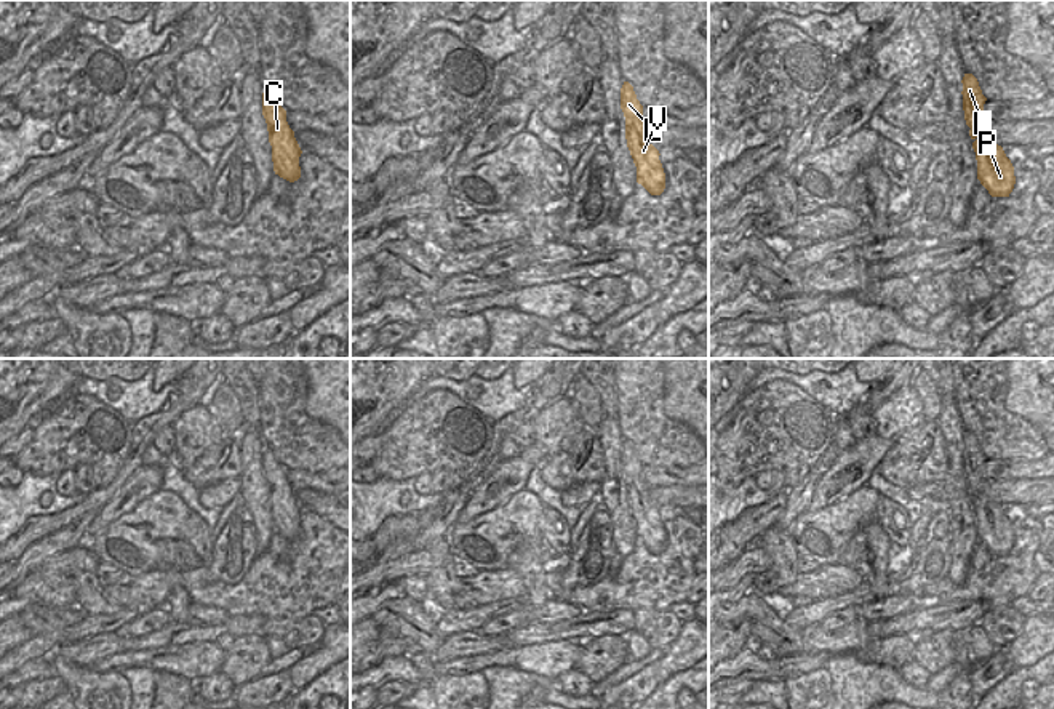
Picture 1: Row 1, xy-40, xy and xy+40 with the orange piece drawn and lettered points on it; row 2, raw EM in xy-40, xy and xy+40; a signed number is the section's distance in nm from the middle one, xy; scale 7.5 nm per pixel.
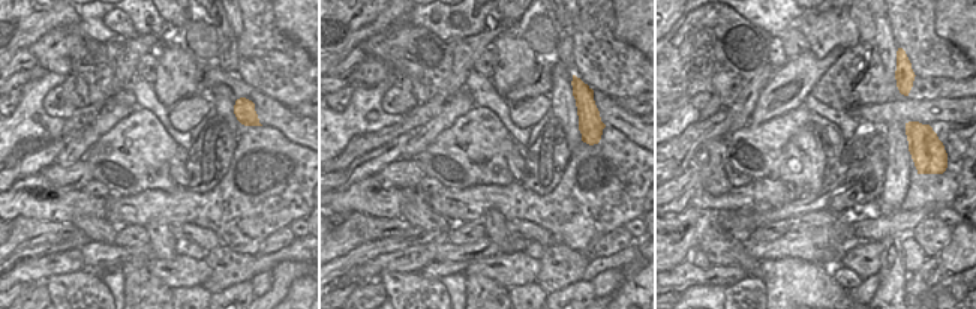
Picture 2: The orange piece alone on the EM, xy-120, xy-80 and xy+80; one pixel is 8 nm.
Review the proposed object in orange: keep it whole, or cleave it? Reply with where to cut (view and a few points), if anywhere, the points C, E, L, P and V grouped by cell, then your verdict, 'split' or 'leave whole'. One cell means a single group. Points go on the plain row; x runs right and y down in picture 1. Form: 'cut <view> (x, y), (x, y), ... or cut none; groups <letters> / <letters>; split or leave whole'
cut none; groups C E L P V; leave whole

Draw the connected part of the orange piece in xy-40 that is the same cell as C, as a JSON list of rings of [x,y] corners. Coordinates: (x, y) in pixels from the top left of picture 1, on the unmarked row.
[[[269,448],[262,451],[262,474],[267,482],[275,533],[289,541],[297,539],[301,536],[299,515],[302,509],[286,480],[286,469]]]

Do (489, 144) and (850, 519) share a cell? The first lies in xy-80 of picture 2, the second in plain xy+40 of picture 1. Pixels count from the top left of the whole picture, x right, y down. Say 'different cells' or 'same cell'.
same cell

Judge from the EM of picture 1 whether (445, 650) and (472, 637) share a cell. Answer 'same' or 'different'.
same

